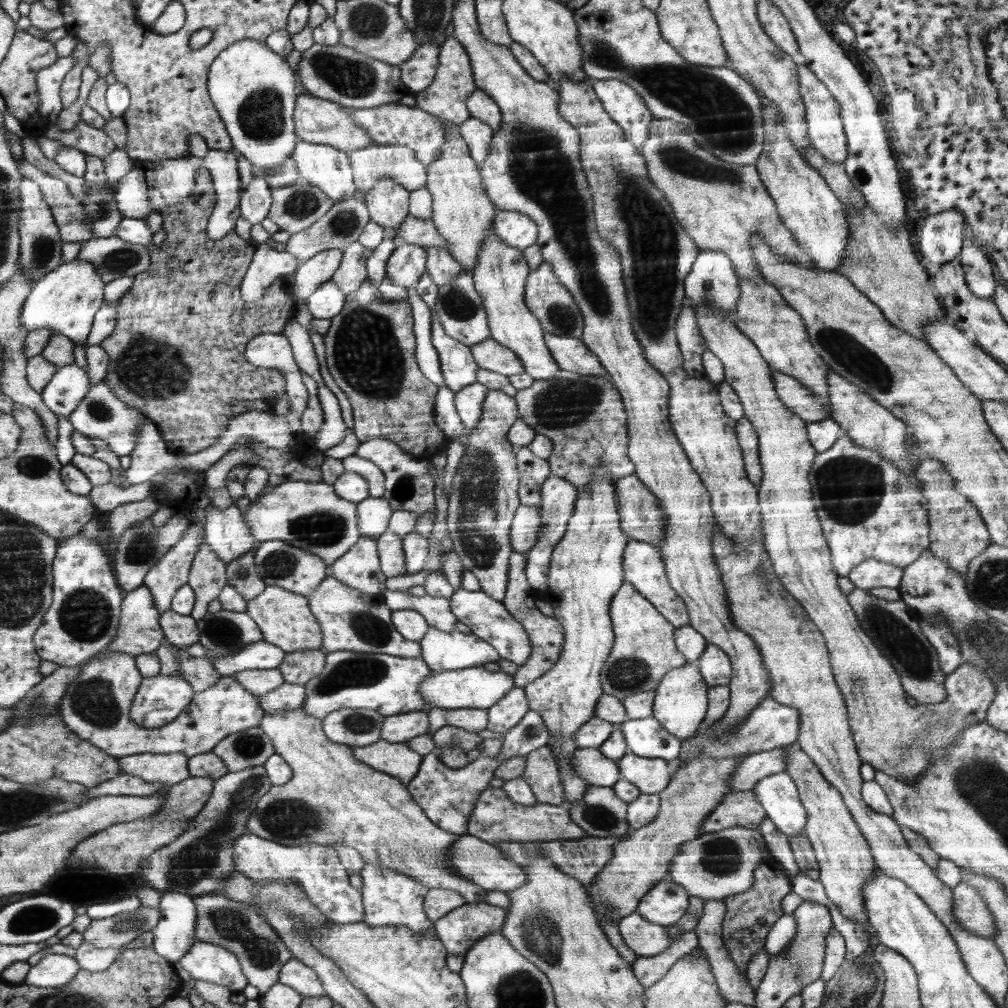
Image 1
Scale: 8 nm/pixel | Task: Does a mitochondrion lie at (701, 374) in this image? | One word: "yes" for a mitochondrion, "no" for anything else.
no

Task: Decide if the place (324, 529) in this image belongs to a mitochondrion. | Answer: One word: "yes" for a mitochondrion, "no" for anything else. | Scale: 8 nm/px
yes

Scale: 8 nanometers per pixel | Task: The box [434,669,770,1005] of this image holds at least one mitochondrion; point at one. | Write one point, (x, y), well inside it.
(540, 932)

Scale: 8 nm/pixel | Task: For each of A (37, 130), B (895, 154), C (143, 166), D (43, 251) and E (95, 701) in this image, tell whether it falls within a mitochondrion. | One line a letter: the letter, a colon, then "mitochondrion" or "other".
A: other
B: other
C: other
D: mitochondrion
E: mitochondrion

